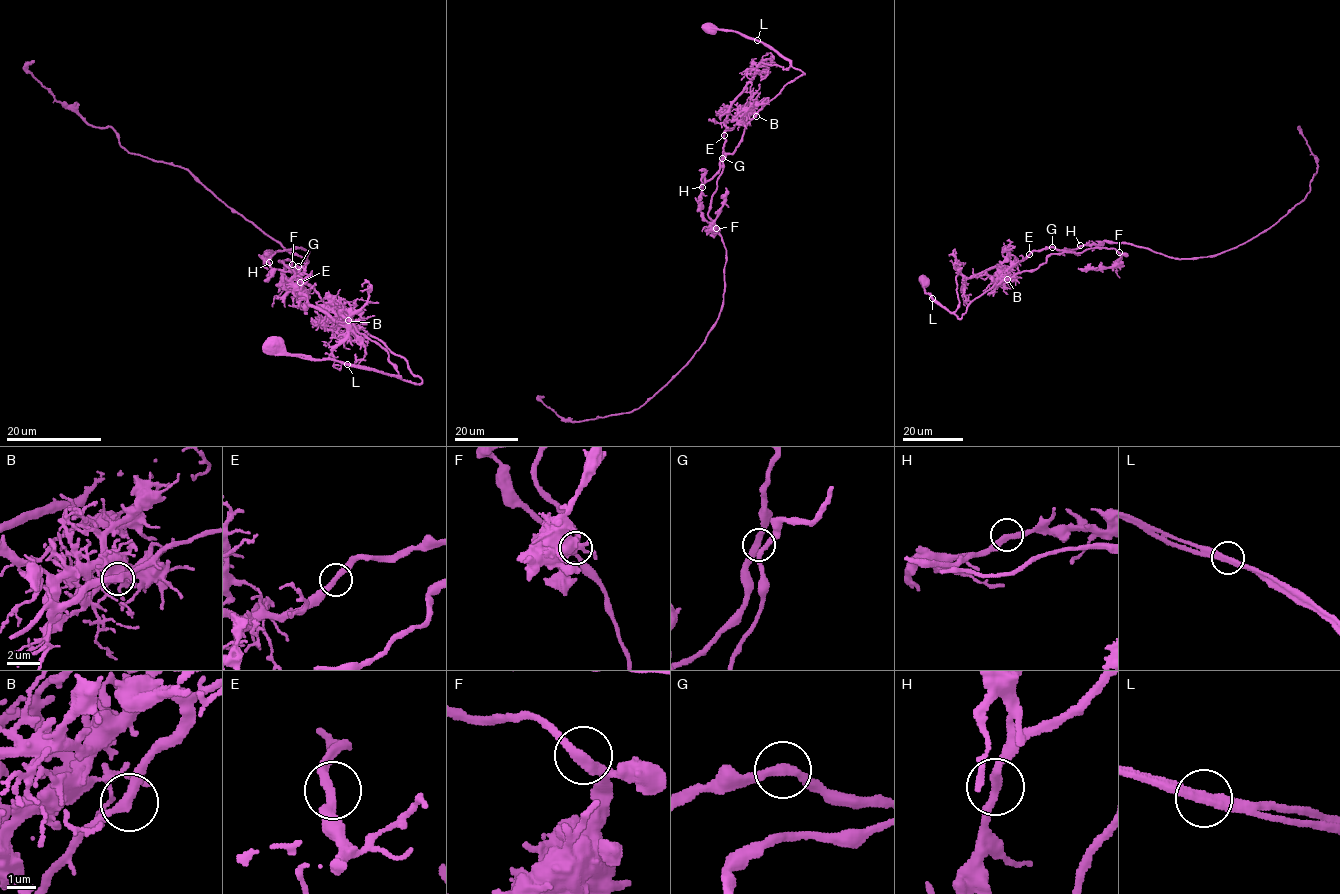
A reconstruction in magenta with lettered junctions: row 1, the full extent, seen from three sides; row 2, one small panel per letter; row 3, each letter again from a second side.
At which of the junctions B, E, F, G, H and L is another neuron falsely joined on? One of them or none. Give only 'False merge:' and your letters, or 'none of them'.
False merge: L

